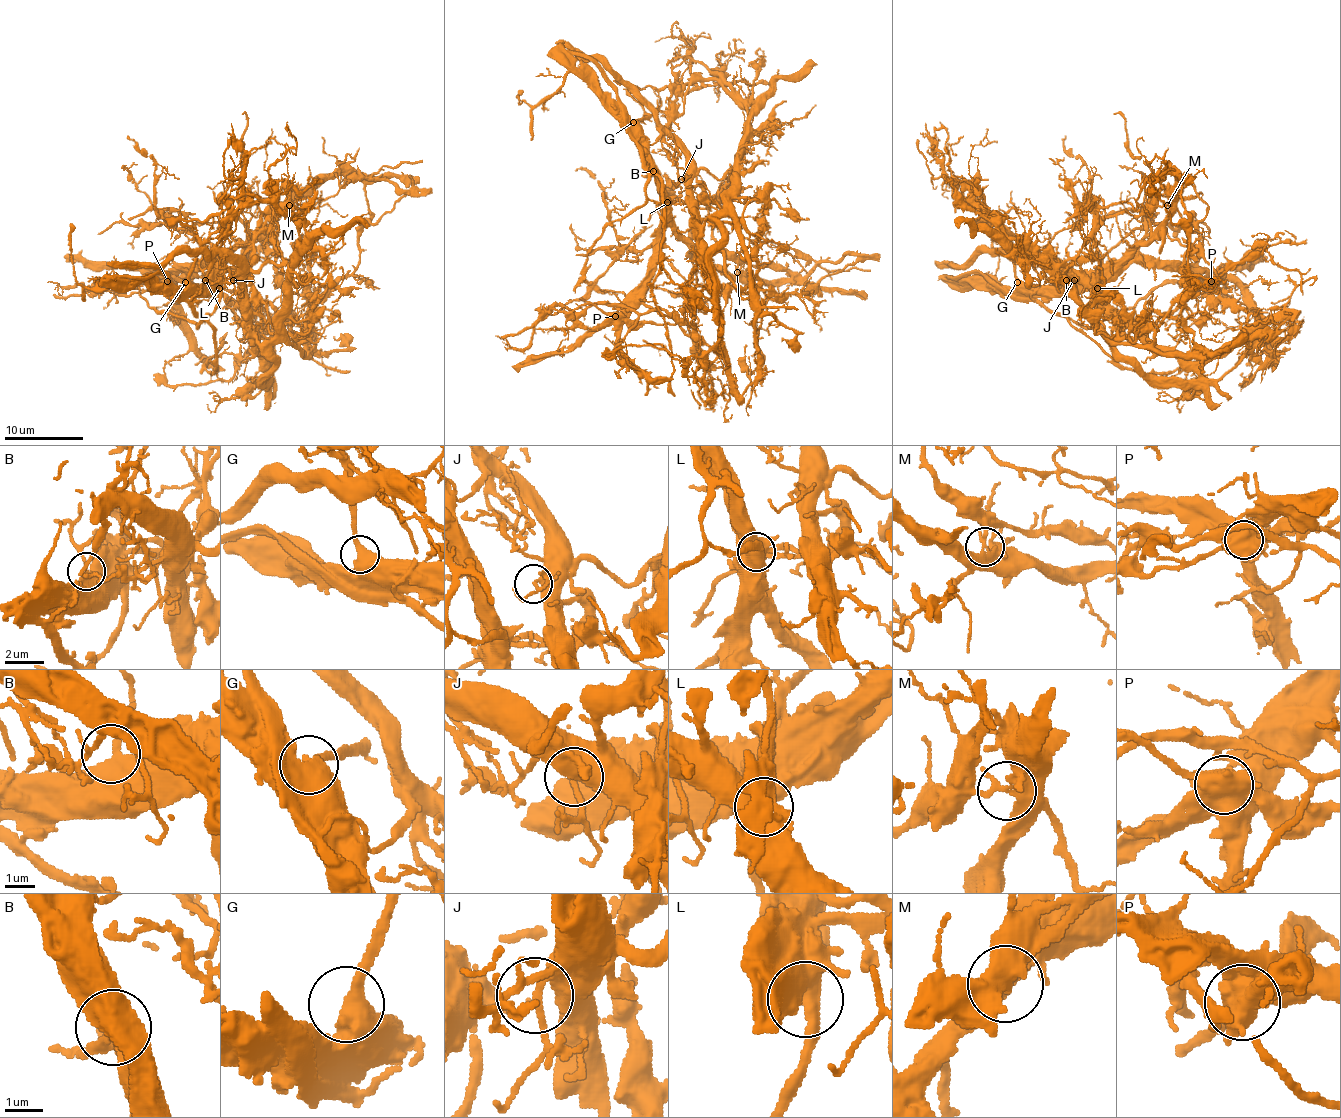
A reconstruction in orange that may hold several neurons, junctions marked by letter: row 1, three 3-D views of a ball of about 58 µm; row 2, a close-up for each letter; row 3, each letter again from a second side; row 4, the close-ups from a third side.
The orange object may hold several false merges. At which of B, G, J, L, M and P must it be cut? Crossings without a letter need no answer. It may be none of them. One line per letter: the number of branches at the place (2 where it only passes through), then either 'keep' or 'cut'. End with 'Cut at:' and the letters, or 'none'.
B: 2 | keep
G: 2 | keep
J: 2 | keep
L: 2 | cut
M: 2 | cut
P: 6 | cut
Cut at: L, M, P

